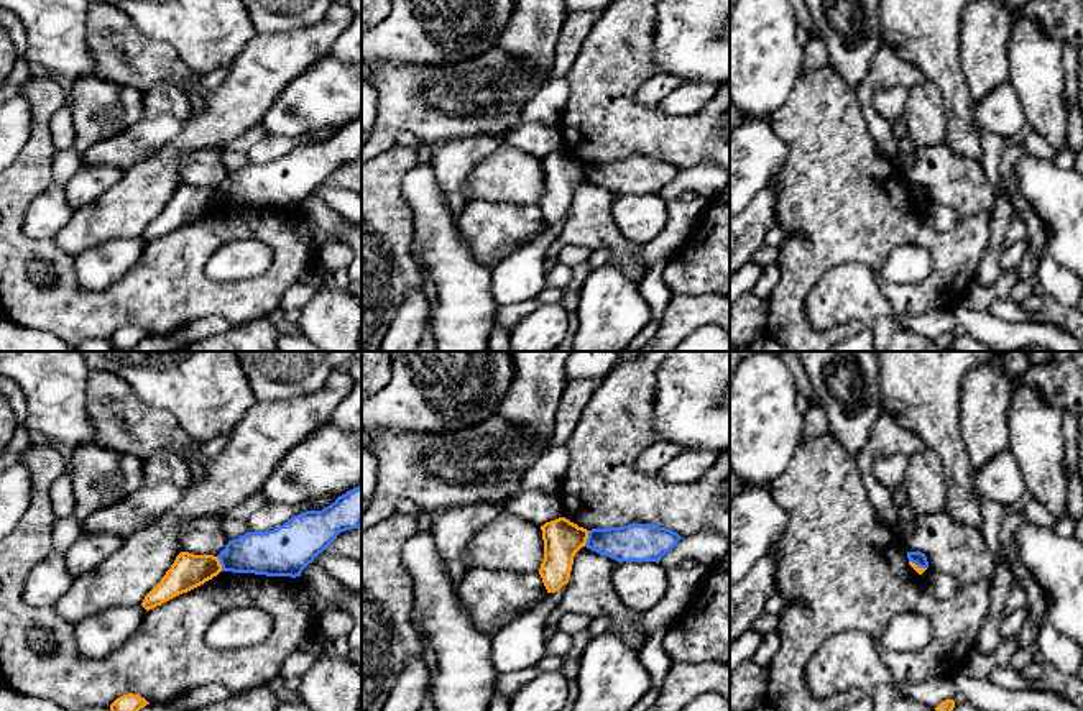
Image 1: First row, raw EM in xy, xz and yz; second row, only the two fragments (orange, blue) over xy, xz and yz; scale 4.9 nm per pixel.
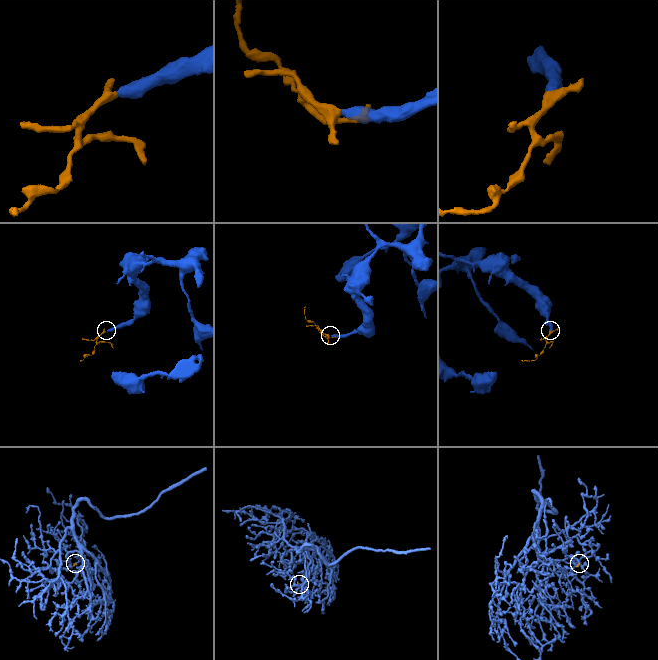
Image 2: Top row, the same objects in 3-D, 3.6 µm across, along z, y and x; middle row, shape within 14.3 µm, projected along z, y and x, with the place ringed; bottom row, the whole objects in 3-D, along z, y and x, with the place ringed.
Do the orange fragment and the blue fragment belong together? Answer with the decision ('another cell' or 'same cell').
another cell

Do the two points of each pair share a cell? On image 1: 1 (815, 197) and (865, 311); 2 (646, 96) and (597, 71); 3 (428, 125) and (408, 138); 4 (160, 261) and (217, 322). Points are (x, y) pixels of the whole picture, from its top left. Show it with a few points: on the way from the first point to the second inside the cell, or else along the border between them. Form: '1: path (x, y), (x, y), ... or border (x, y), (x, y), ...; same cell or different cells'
1: border (878, 283), (866, 266), (838, 263), (814, 286); different cells
2: border (656, 73), (635, 92), (635, 99), (648, 109); different cells
3: border (395, 133), (411, 132), (421, 142); different cells
4: border (234, 325), (219, 316), (202, 316), (175, 330); different cells

